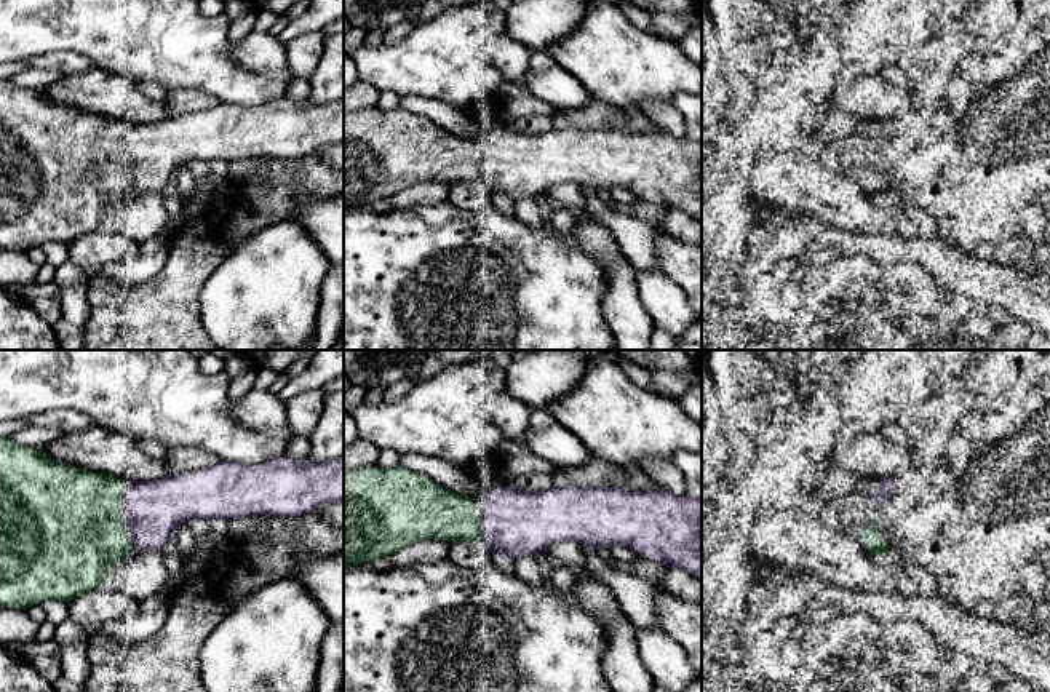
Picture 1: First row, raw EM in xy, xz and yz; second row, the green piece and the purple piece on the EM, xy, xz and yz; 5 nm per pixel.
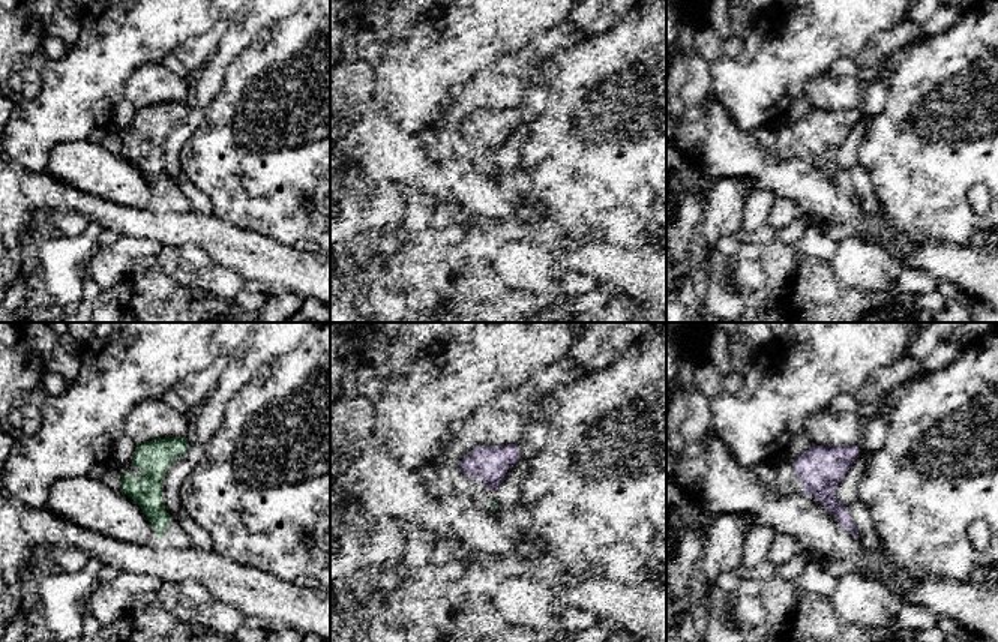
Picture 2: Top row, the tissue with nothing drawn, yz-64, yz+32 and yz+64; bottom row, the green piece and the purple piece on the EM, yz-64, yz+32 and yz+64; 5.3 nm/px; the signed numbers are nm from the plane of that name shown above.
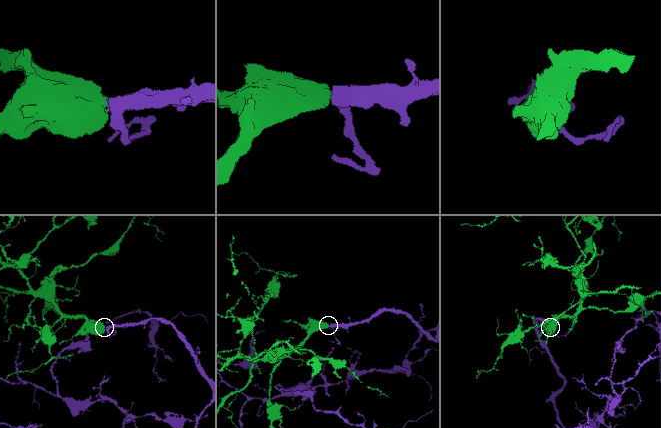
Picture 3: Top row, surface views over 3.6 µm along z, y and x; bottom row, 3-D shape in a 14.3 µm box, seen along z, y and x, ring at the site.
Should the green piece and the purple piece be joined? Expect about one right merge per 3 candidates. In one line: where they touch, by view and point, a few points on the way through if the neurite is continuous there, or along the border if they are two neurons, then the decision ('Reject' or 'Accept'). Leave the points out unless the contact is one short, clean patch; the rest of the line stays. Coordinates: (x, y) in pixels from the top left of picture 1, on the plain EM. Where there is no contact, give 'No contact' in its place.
Touches green at xz (480, 171). Accept

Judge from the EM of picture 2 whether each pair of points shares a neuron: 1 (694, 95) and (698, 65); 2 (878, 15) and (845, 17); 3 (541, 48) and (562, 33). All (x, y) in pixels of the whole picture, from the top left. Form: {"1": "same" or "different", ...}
{"1": "same", "2": "same", "3": "same"}

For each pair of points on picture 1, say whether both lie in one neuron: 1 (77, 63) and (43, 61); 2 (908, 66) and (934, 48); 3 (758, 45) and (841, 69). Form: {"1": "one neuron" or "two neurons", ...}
{"1": "one neuron", "2": "one neuron", "3": "two neurons"}

